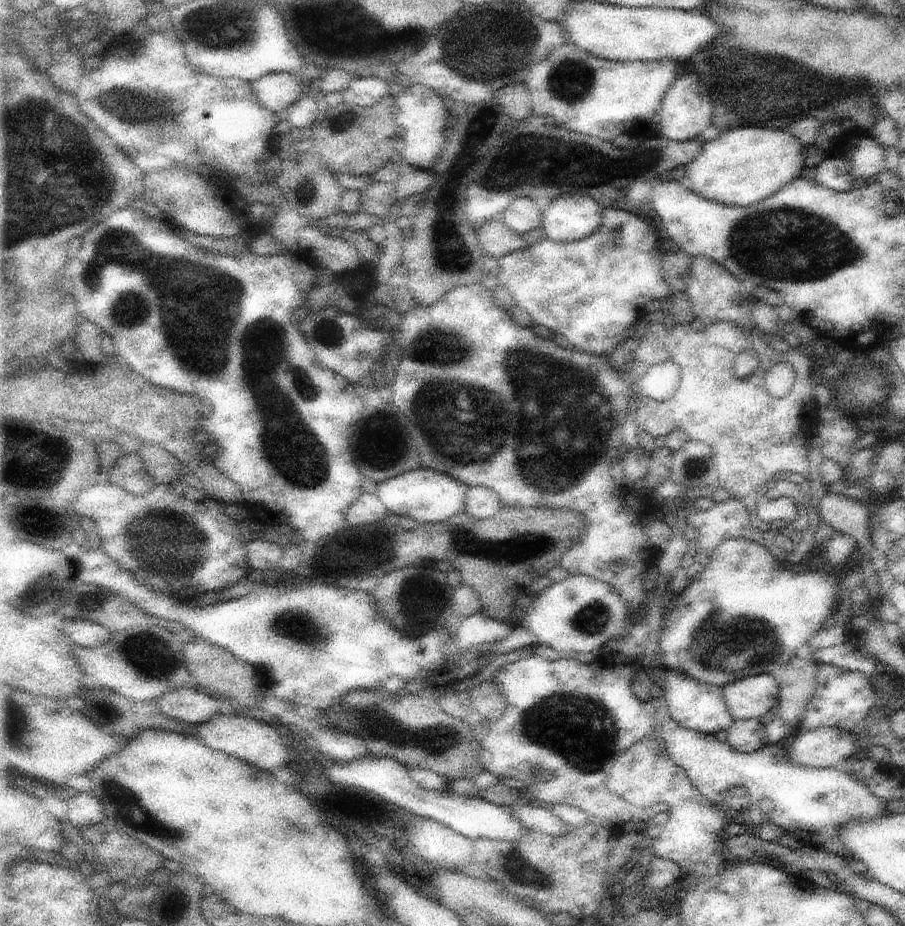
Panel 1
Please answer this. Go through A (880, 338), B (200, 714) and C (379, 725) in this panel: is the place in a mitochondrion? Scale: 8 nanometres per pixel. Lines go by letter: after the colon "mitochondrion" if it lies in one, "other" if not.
A: other
B: other
C: mitochondrion

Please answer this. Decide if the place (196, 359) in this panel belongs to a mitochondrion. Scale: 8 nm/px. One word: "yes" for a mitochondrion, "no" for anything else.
yes

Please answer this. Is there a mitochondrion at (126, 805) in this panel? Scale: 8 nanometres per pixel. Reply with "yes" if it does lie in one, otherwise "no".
yes

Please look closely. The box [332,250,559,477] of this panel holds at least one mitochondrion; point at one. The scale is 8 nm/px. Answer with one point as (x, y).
(371, 439)

